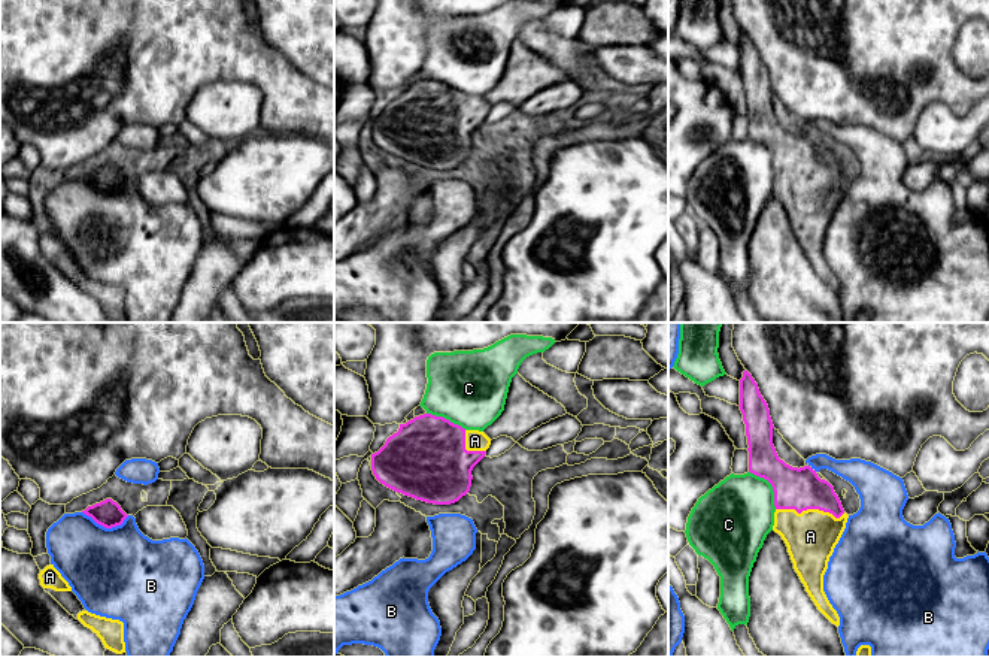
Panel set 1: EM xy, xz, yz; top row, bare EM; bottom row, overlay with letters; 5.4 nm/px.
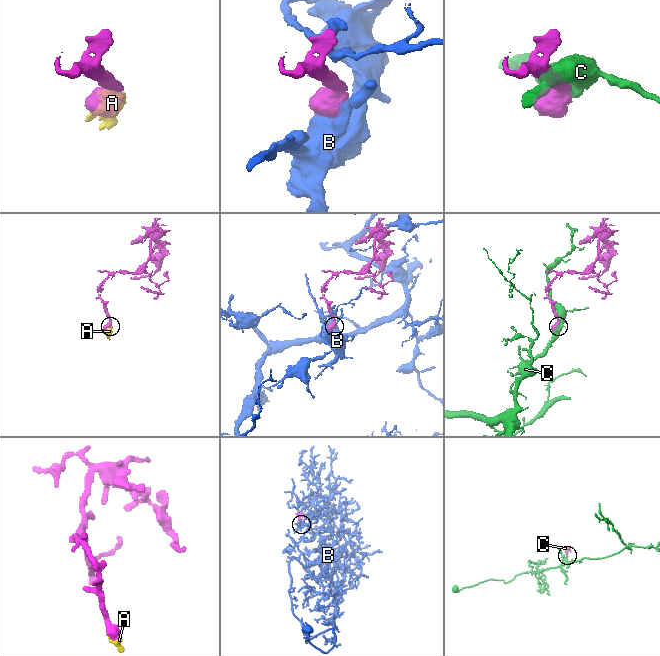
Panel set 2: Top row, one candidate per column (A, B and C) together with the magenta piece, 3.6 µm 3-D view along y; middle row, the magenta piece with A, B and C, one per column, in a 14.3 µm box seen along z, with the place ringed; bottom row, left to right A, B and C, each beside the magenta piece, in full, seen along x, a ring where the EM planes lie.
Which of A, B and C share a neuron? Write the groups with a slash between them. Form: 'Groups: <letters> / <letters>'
Groups: A / B / C

